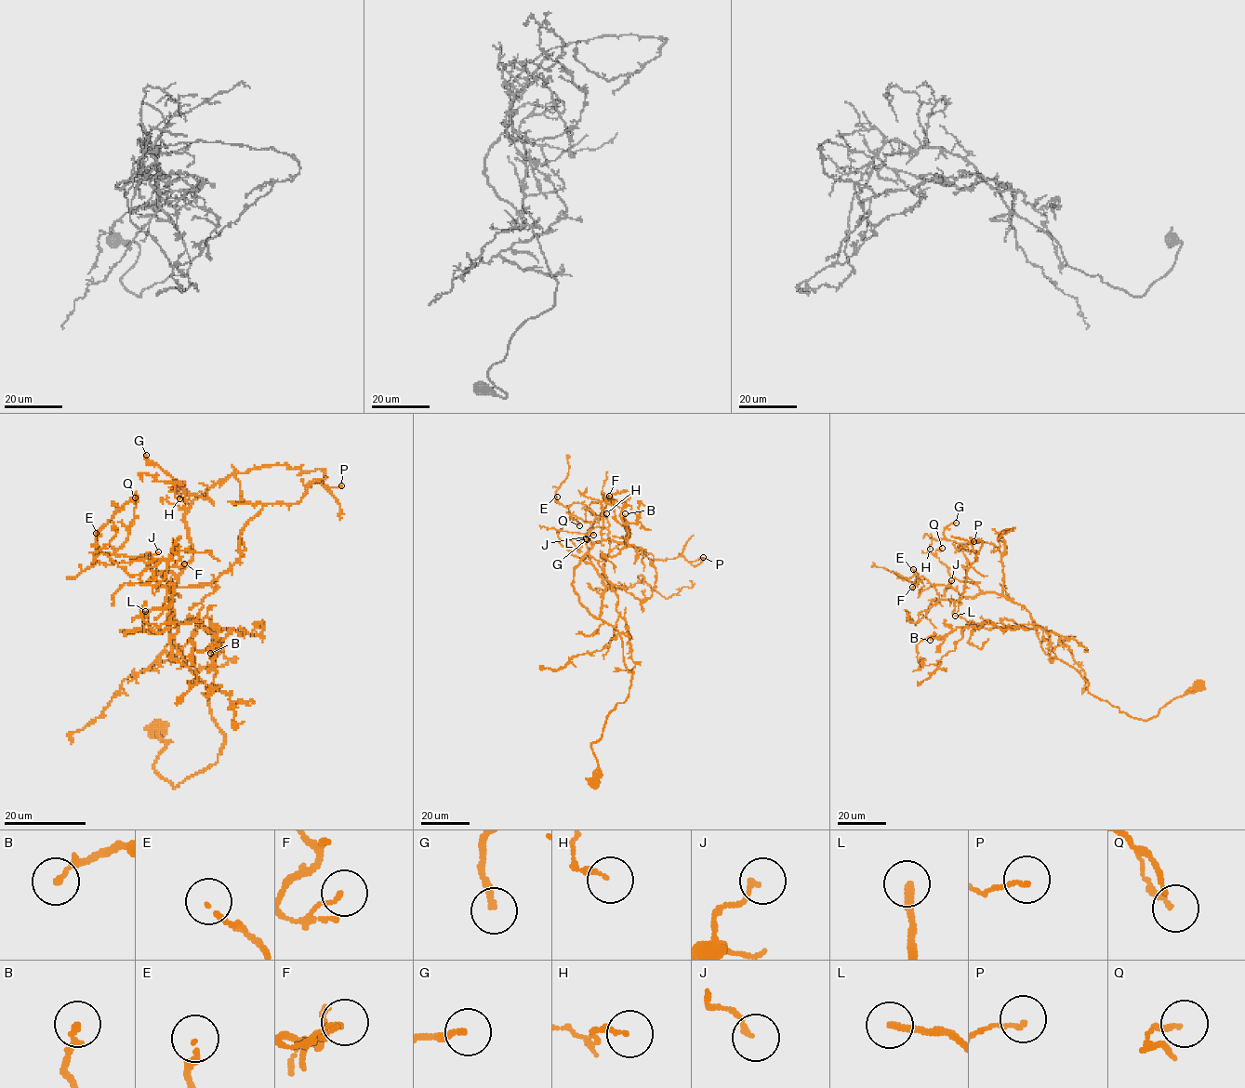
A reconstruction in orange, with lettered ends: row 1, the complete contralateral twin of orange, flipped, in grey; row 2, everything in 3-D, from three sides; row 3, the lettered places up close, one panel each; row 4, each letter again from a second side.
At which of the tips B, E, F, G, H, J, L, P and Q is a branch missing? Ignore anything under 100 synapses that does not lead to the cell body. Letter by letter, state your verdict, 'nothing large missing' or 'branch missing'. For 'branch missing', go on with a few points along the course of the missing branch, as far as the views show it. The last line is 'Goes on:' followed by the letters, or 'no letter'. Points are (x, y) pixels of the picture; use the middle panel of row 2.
B: nothing large missing
E: nothing large missing
F: nothing large missing
G: nothing large missing
H: nothing large missing
J: nothing large missing
L: branch missing; course (586, 538), (591, 510), (617, 485), (663, 474), (704, 477), (686, 511), (655, 523), (653, 536)
P: nothing large missing
Q: nothing large missing
Goes on: L

